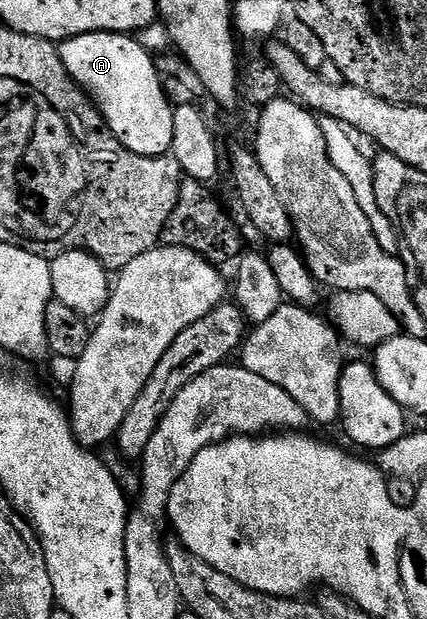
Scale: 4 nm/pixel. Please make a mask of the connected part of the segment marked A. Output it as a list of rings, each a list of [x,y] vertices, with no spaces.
[[[95,31],[89,35],[75,35],[73,39],[65,39],[59,44],[59,49],[62,65],[66,65],[72,80],[88,94],[114,137],[118,137],[126,149],[139,155],[167,155],[171,152],[174,141],[174,107],[163,92],[161,72],[156,72],[156,63],[152,60],[155,58],[146,49],[142,49],[139,38],[128,33]]]

